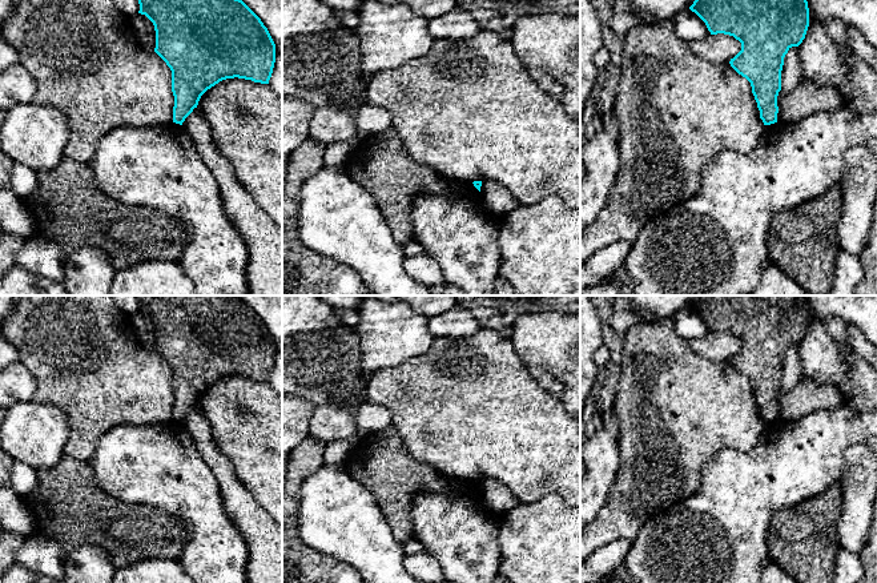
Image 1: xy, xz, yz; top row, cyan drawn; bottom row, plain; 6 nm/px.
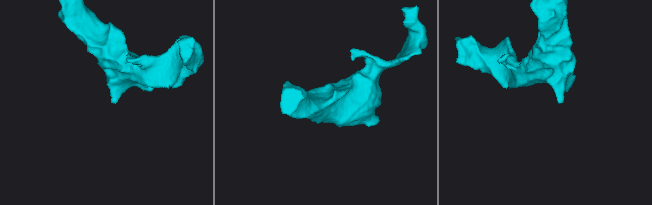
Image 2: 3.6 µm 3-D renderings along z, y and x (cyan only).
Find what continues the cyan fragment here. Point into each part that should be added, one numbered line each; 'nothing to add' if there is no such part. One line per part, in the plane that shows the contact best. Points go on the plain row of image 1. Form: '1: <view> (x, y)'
nothing to add

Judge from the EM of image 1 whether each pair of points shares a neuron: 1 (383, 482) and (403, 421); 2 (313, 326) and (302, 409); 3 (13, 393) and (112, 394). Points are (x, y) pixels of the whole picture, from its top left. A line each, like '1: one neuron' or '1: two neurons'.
1: two neurons
2: two neurons
3: two neurons

